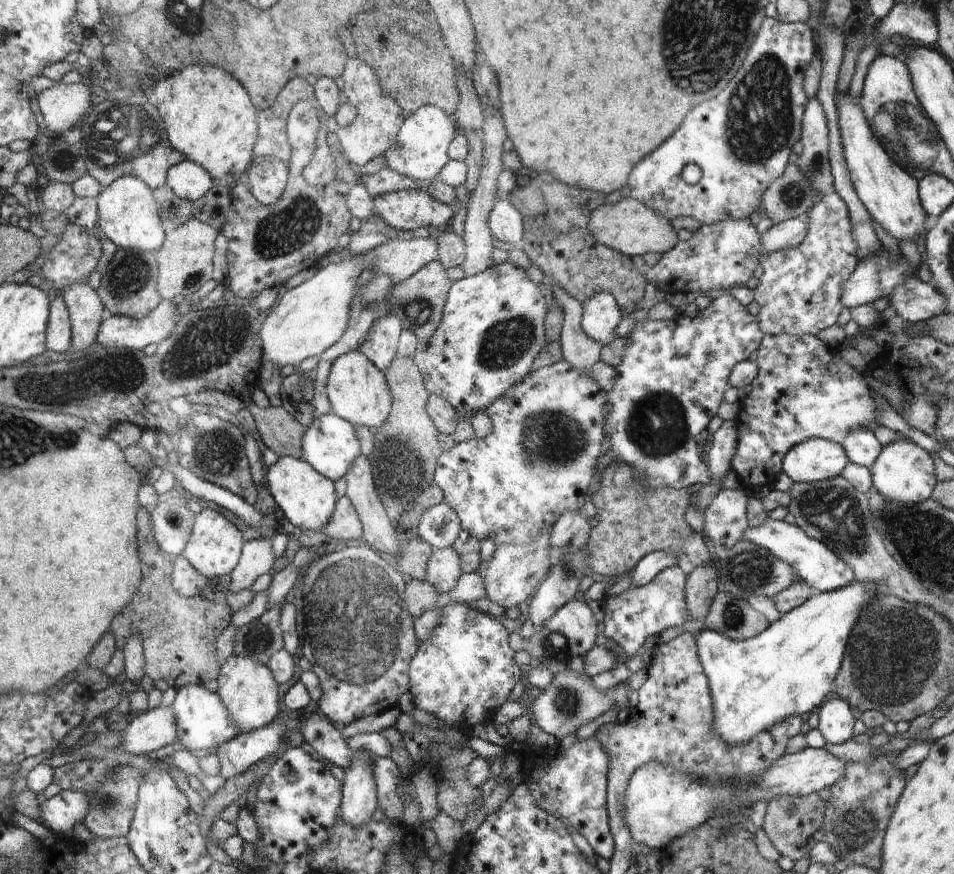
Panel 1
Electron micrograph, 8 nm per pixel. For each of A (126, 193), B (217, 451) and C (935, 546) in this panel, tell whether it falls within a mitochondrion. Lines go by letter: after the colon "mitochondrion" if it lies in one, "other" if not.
A: other
B: mitochondrion
C: mitochondrion

